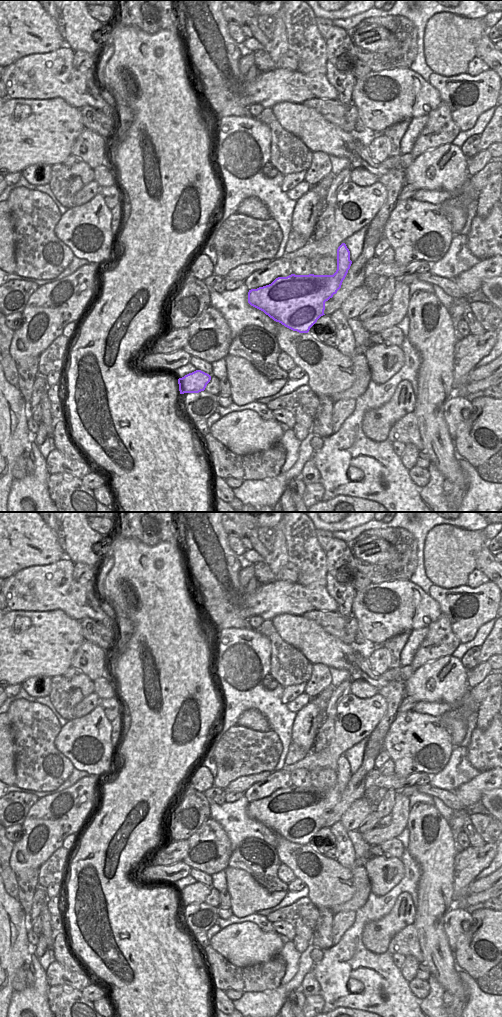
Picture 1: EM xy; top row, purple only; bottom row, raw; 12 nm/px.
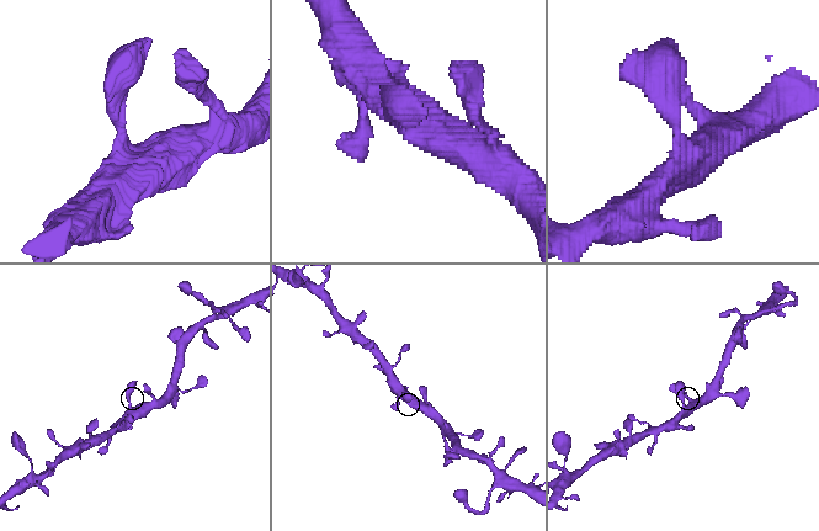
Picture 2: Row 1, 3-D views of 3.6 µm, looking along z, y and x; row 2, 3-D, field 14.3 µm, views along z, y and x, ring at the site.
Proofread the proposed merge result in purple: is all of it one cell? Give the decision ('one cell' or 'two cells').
one cell

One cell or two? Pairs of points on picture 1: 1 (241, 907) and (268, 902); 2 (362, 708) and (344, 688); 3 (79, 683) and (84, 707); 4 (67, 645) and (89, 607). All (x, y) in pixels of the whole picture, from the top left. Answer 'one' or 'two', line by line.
1: one
2: two
3: two
4: two

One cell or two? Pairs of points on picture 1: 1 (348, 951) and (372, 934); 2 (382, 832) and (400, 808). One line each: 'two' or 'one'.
1: two
2: one

